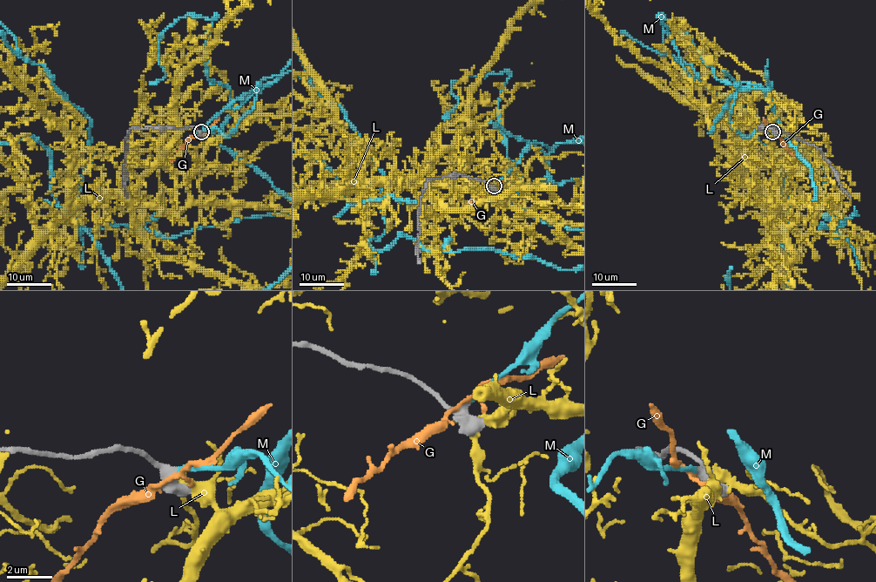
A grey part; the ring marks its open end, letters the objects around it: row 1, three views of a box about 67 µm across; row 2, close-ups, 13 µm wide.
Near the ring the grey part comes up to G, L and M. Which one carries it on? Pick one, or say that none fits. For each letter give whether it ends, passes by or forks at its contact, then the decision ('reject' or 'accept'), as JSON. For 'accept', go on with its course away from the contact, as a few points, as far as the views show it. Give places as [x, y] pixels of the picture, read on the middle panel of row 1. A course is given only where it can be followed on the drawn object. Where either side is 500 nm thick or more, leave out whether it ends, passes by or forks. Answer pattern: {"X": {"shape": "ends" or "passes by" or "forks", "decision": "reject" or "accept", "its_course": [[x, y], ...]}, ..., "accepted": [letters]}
{"G": {"shape": "forks", "decision": "reject"}, "L": {"decision": "reject"}, "M": {"shape": "ends", "decision": "accept"}, "accepted": ["M"]}

